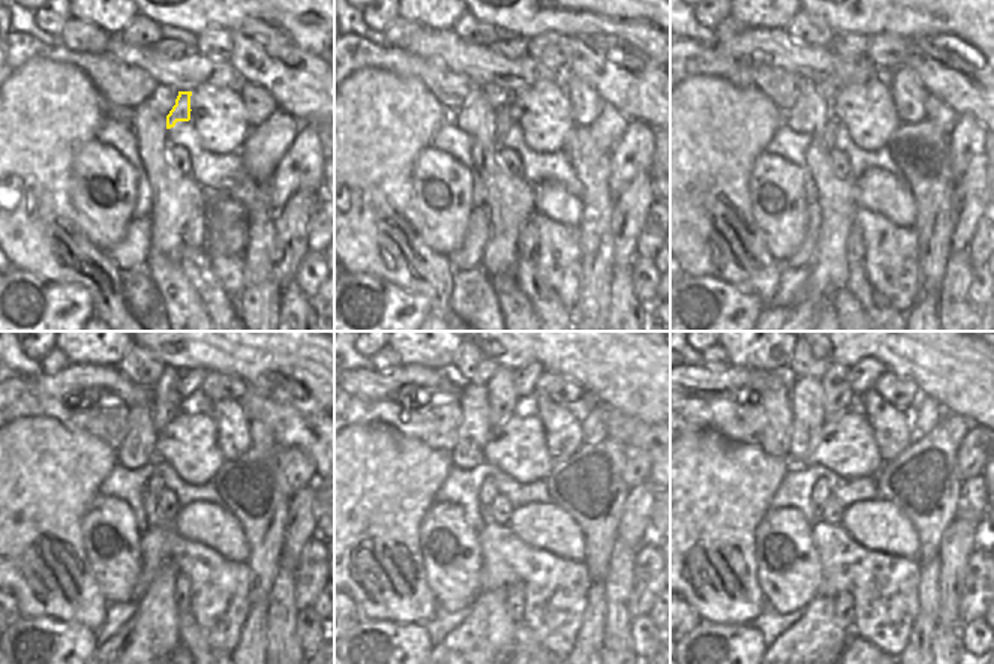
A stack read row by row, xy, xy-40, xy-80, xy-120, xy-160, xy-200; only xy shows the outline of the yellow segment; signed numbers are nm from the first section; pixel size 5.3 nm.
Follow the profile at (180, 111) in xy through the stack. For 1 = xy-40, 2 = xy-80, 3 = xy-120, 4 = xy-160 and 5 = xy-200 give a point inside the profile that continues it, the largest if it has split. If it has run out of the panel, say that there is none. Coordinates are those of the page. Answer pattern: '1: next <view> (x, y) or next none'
1: next xy-40 (508, 113)
2: next xy-80 (832, 125)
3: next xy-120 (155, 484)
4: next xy-160 (488, 492)
5: next xy-200 (820, 493)

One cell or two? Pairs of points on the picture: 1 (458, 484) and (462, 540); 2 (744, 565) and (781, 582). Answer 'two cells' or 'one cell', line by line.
1: two cells
2: two cells

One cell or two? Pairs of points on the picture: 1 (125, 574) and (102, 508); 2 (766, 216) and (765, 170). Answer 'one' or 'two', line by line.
1: one
2: one

